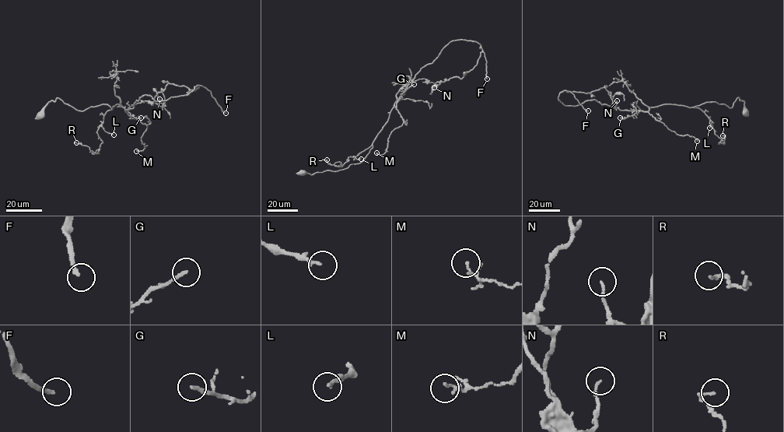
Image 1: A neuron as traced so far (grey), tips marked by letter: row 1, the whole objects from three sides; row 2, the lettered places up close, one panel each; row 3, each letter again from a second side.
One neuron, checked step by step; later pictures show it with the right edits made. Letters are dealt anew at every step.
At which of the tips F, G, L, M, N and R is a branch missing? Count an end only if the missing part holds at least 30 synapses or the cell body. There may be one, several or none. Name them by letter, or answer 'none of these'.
F

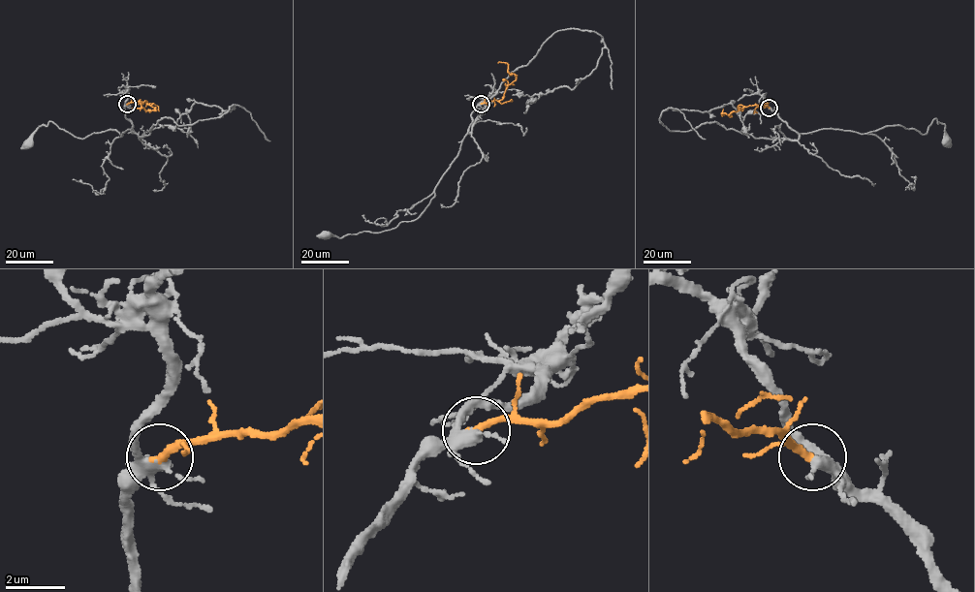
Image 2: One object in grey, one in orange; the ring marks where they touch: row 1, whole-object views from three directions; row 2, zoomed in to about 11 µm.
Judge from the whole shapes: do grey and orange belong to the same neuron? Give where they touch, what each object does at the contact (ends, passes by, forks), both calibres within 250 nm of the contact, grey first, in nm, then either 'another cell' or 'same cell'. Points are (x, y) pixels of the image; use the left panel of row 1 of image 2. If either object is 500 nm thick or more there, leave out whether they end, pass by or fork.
place (127, 104); grey forks; orange ends; calibres 280 and 240 nm; same cell

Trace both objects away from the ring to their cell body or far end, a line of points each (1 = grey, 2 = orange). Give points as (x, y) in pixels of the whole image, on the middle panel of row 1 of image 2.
1: (482, 104), (471, 113), (472, 122), (458, 155), (418, 218), (383, 231), (341, 237), (326, 235)
2: (482, 104), (500, 100), (508, 85), (516, 79), (514, 73), (508, 72), (505, 62), (498, 63)

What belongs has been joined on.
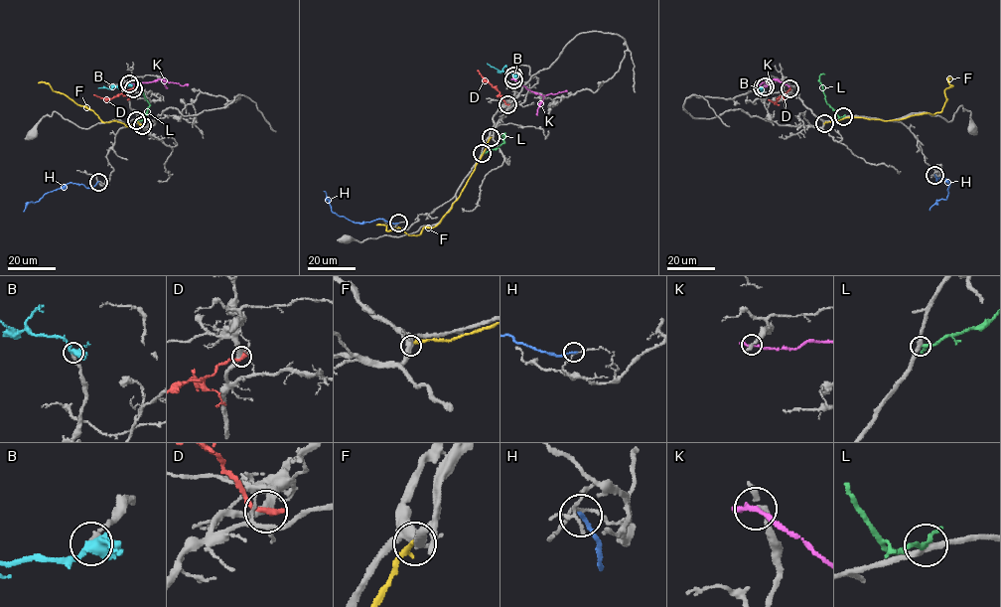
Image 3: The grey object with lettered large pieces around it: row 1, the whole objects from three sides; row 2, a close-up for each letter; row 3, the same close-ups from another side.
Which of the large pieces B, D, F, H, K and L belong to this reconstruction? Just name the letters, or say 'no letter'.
B

